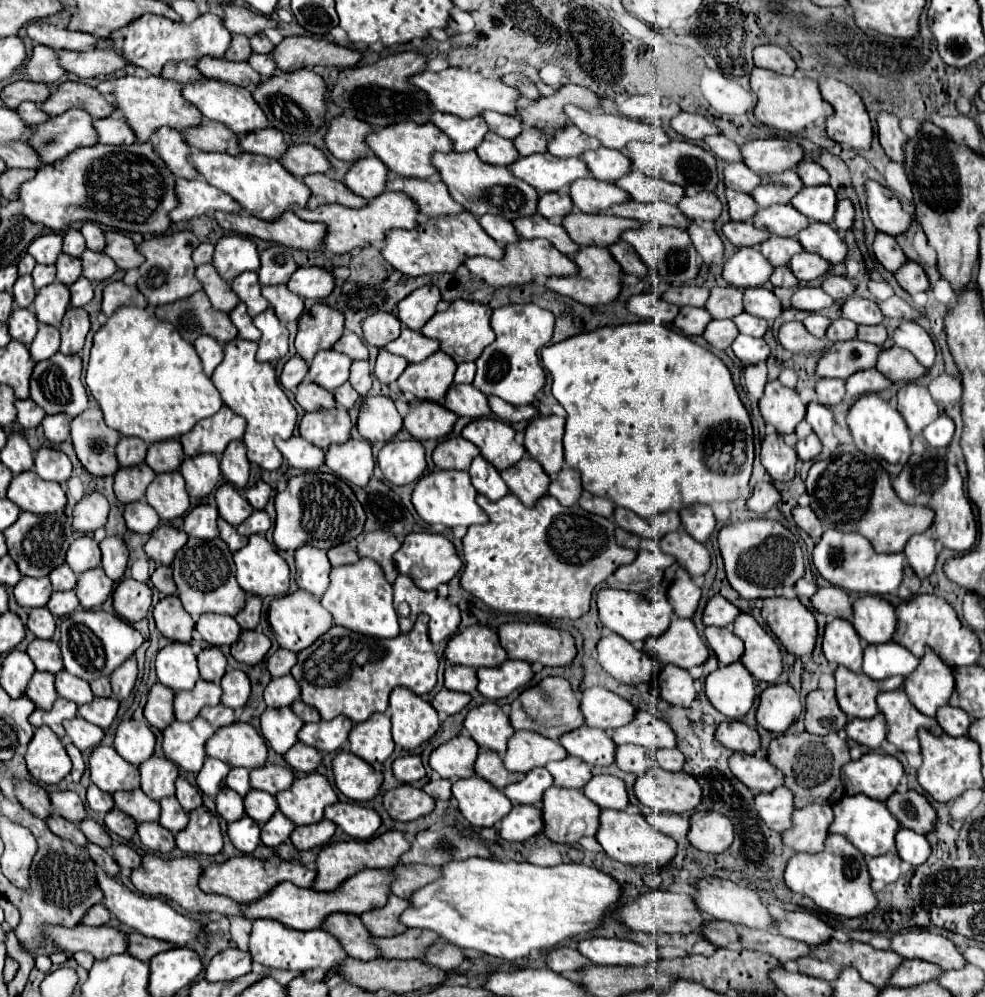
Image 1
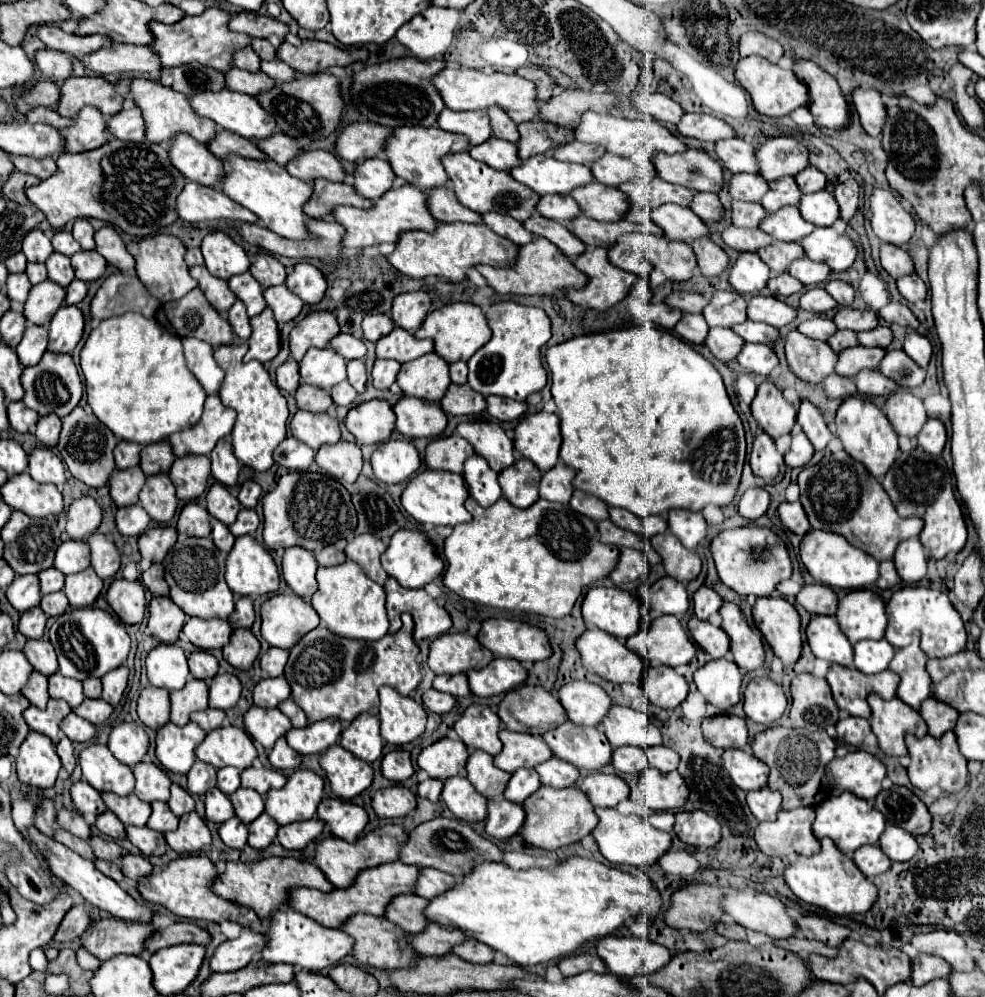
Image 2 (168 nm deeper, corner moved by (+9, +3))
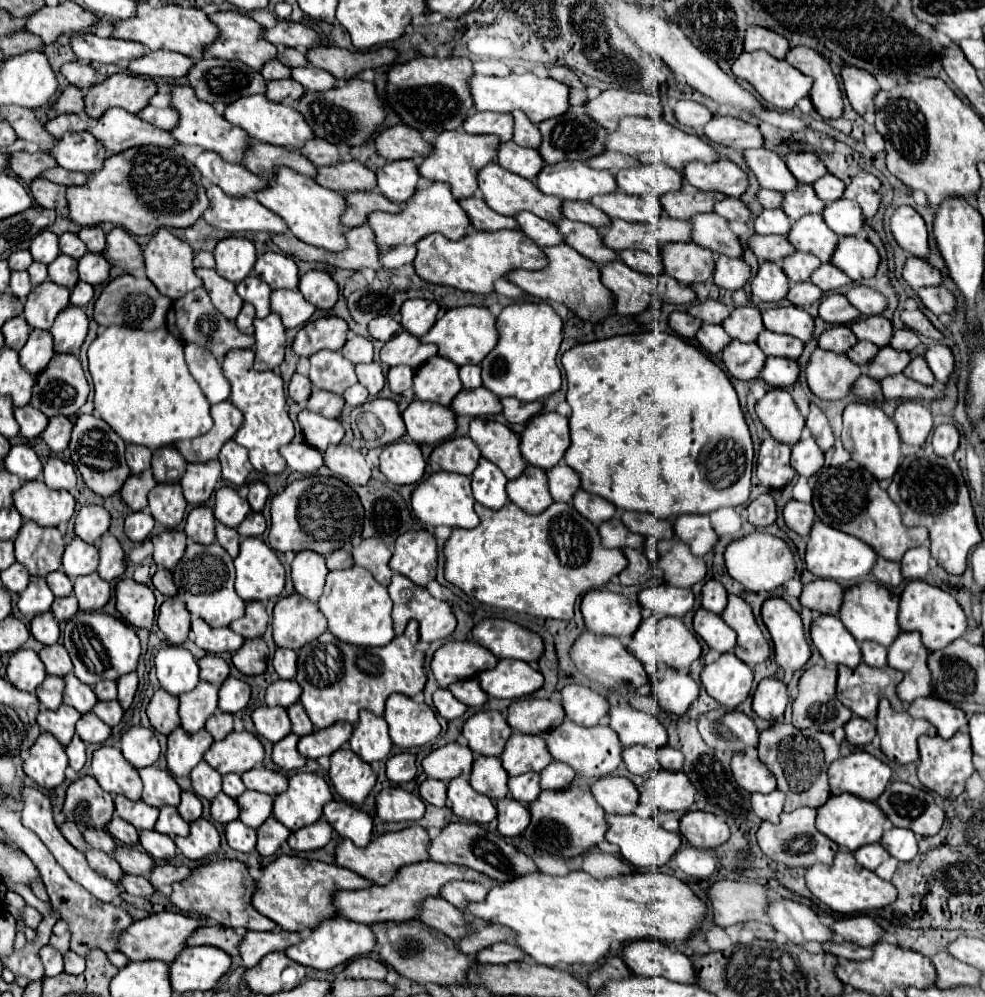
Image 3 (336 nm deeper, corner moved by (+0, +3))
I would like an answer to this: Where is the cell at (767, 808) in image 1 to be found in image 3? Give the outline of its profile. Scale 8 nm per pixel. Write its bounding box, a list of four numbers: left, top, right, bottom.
[752,789,784,823]

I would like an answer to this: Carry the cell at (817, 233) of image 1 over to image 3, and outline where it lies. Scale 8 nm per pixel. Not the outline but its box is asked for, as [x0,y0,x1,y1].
[832,237,880,279]

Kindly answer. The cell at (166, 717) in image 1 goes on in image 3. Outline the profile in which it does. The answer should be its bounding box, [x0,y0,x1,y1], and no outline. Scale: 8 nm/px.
[146,689,180,735]

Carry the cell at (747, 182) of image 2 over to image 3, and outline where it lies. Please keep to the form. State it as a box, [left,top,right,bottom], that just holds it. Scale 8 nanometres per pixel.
[758,189,784,209]

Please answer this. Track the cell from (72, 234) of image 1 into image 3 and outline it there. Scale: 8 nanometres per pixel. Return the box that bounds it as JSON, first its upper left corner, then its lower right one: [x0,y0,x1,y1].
[60,233,88,259]

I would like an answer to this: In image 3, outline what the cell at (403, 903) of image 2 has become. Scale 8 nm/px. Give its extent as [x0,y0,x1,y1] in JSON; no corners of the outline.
[418,897,468,939]

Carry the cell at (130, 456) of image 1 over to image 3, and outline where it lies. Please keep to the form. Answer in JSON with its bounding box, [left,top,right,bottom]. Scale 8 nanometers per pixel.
[126,445,152,475]

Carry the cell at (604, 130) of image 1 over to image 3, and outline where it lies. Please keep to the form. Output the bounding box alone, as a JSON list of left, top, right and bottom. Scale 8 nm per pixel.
[606,117,720,171]

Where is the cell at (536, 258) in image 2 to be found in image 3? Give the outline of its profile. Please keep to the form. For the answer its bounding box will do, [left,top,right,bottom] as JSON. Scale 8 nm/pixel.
[506,243,614,321]

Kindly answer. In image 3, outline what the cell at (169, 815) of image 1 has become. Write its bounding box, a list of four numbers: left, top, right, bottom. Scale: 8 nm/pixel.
[154,807,188,837]

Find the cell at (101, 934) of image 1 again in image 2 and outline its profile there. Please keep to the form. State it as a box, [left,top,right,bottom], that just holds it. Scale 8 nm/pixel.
[81,919,153,961]

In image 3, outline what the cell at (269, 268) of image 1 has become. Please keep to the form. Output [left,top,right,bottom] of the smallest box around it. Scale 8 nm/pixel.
[252,253,298,289]

